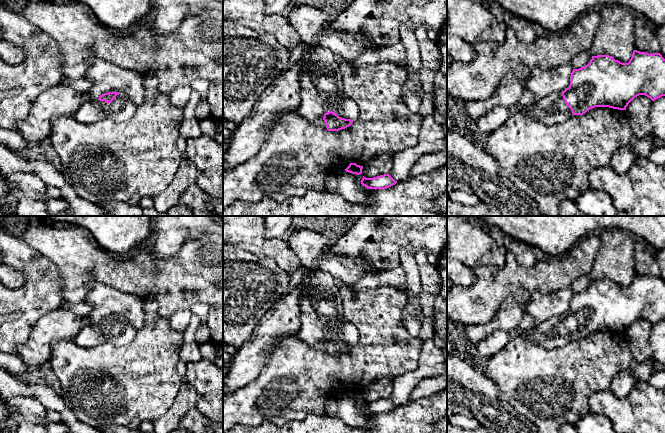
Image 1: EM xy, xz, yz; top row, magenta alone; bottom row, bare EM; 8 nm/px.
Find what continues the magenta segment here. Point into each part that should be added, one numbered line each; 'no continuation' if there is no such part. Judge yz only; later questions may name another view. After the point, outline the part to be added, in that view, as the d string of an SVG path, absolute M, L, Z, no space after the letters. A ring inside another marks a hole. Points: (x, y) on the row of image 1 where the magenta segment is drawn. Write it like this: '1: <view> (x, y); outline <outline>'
1: yz (551, 109); outline M551 93L539 98L531 105L528 116L545 124L562 123L572 116L571 109L566 105L562 93Z

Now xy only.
1: xy (121, 109); outline M119 94L109 104L98 99L85 100L73 117L84 124L95 123L106 116L120 123L130 119L136 108L137 106L125 95Z

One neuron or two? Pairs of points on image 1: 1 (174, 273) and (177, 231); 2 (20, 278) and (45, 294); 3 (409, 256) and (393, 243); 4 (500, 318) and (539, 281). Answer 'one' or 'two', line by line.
1: two
2: two
3: two
4: two

